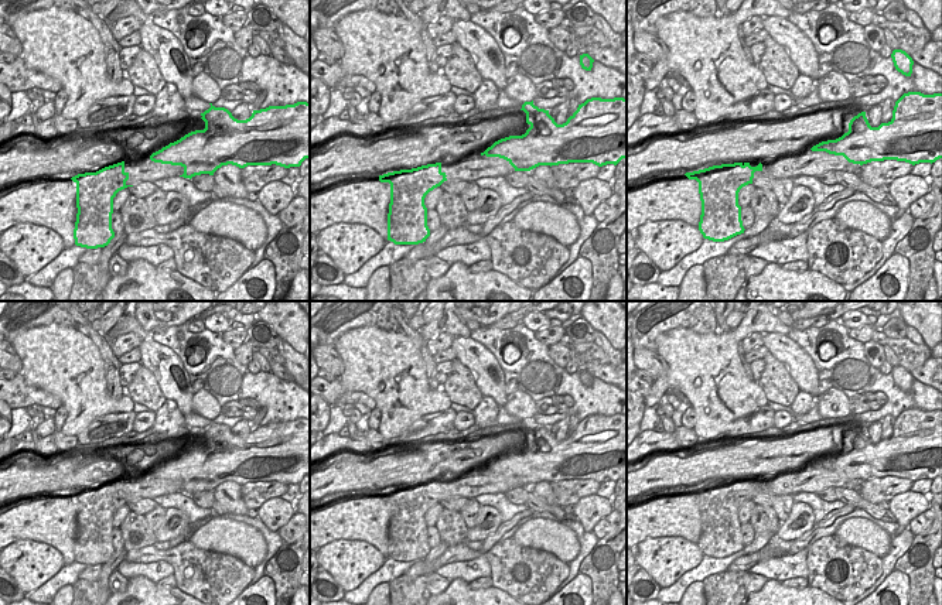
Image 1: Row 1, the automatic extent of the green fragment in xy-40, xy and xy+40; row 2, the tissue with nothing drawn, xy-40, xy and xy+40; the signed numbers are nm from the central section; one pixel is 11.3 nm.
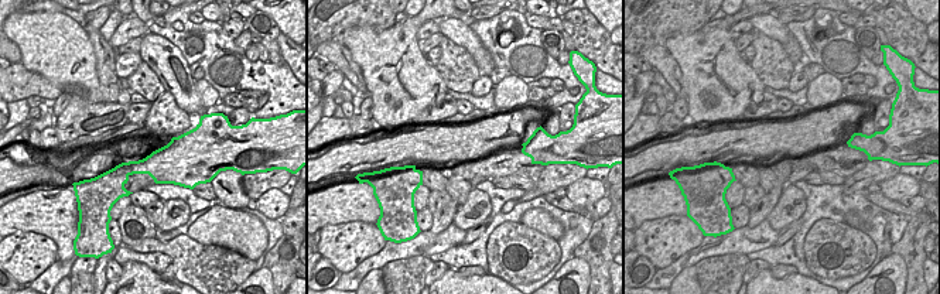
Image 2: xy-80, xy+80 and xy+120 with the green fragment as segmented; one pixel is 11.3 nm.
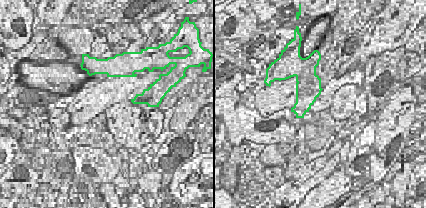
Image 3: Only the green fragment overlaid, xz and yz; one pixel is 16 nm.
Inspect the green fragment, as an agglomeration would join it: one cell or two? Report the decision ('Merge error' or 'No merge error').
Merge error.

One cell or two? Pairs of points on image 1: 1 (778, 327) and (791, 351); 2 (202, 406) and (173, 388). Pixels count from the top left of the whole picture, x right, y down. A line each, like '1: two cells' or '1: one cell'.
1: two cells
2: two cells

